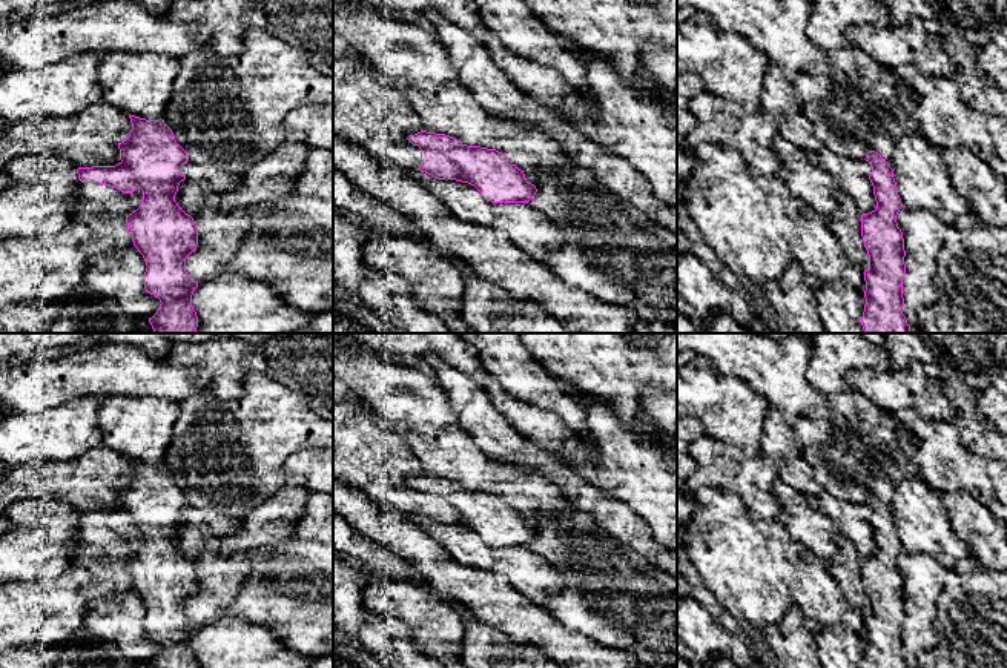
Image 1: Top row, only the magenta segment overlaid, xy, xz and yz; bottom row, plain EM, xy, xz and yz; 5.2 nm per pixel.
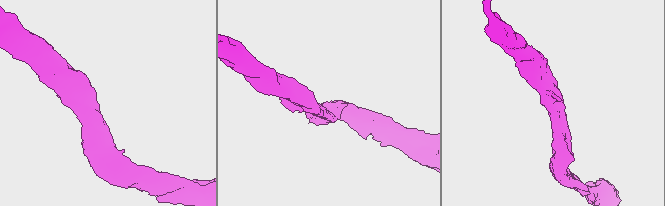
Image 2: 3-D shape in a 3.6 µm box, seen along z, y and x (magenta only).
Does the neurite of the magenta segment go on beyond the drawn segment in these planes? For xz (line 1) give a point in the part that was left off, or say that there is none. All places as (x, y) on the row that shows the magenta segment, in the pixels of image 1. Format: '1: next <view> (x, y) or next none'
1: next none

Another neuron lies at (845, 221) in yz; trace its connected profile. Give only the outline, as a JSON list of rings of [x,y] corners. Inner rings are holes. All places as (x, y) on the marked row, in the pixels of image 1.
[[[835,190],[837,207],[827,215],[830,230],[843,253],[863,270],[869,269],[869,255],[861,236],[861,212],[843,190]]]

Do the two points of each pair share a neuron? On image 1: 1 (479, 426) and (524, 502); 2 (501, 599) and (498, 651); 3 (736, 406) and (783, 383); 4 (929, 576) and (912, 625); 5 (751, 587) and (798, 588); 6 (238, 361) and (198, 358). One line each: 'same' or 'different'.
1: different
2: different
3: different
4: same
5: same
6: same

